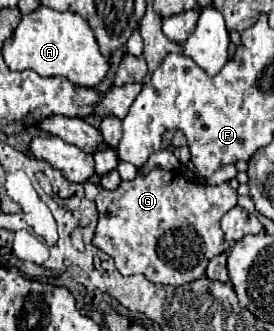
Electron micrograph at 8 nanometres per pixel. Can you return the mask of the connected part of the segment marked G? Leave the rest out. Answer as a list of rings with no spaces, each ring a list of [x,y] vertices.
[[[155,168],[147,176],[135,176],[131,182],[121,182],[117,190],[101,190],[95,198],[99,210],[99,224],[95,232],[95,246],[115,260],[121,274],[145,274],[155,284],[181,286],[205,276],[209,260],[225,252],[227,244],[219,220],[237,204],[237,192],[225,182],[219,186],[193,184],[179,172]]]

